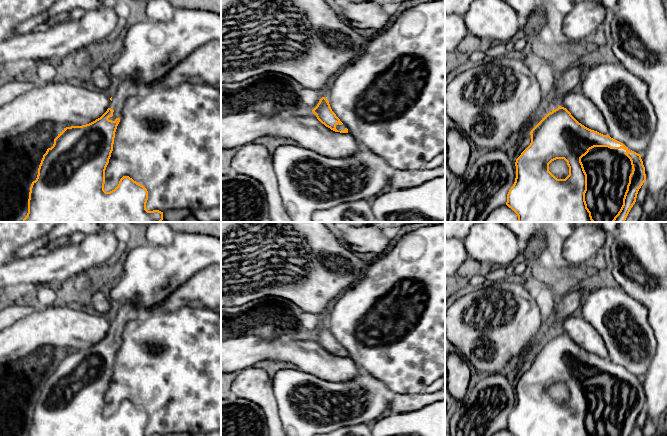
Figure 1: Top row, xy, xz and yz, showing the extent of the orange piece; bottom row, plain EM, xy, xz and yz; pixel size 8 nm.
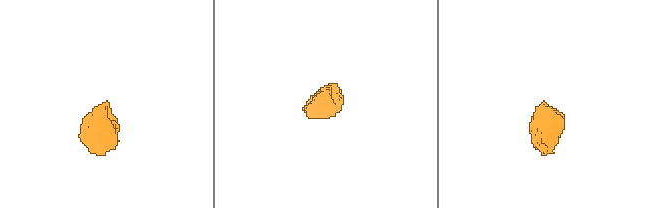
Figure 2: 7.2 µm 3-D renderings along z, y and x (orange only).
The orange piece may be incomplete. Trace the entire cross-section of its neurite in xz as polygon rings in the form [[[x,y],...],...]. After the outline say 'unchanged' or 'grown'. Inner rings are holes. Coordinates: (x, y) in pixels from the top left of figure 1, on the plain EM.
[[[322,321],[317,330],[312,334],[317,343],[335,356],[348,357],[348,353],[332,335],[328,324]]]; grown

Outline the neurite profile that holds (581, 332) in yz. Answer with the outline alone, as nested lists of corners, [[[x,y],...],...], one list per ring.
[[[569,316],[560,330],[566,332],[585,351],[603,359],[608,358],[608,350],[602,337],[582,316]]]

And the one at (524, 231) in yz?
[[[500,222],[509,228],[517,237],[520,248],[524,248],[529,240],[538,235],[535,222]]]

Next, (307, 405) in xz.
[[[283,369],[275,374],[272,387],[287,436],[315,436],[343,427],[372,424],[389,412],[392,396],[383,382],[364,371],[353,380],[335,383],[301,369]]]

